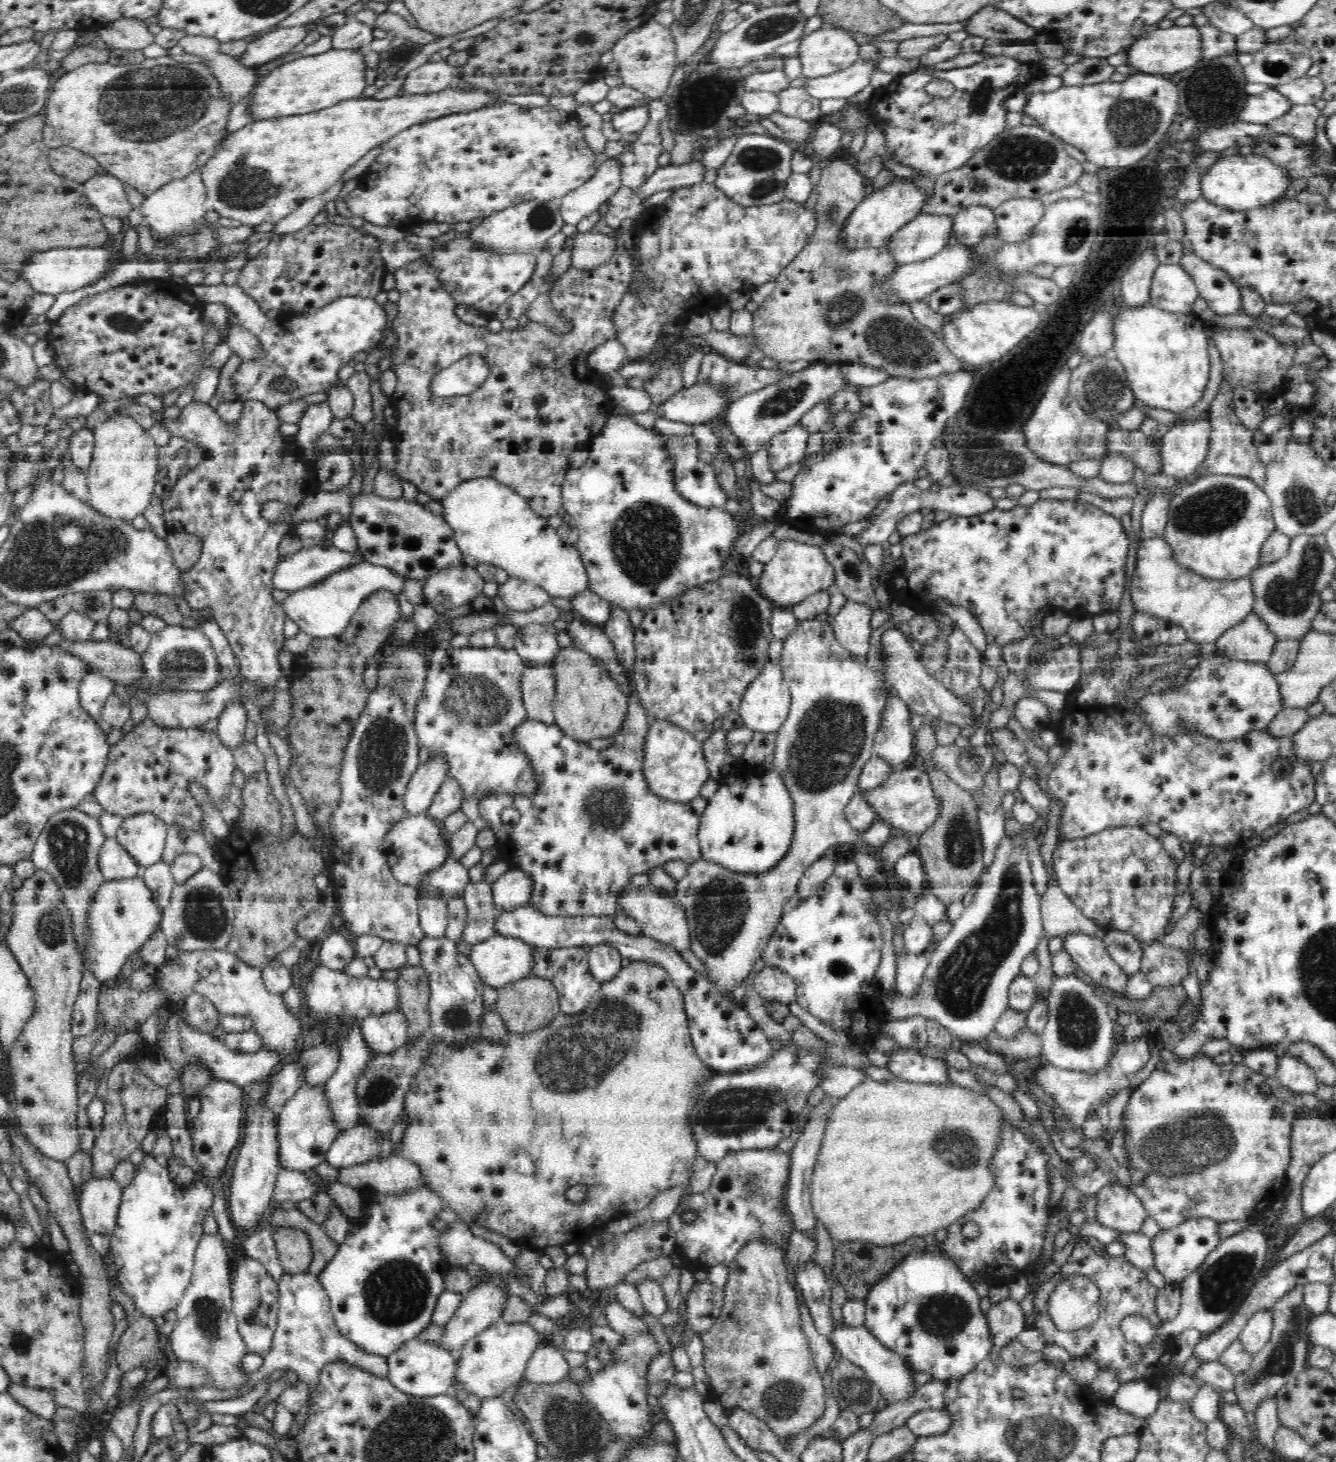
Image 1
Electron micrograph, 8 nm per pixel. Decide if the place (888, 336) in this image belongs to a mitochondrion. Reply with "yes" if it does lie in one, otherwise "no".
yes

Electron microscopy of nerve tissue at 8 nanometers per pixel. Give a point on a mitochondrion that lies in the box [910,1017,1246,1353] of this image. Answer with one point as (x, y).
(1200, 1141)

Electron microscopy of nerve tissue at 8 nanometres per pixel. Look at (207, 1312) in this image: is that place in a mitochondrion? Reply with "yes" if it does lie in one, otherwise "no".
yes

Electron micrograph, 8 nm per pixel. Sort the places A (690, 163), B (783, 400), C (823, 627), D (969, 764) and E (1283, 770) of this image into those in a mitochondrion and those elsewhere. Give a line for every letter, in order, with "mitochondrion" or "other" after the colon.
A: other
B: mitochondrion
C: other
D: mitochondrion
E: other

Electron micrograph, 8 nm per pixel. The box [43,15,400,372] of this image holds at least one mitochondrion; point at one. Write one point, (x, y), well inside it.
(144, 105)

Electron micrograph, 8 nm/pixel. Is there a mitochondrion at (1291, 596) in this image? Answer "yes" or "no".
yes

